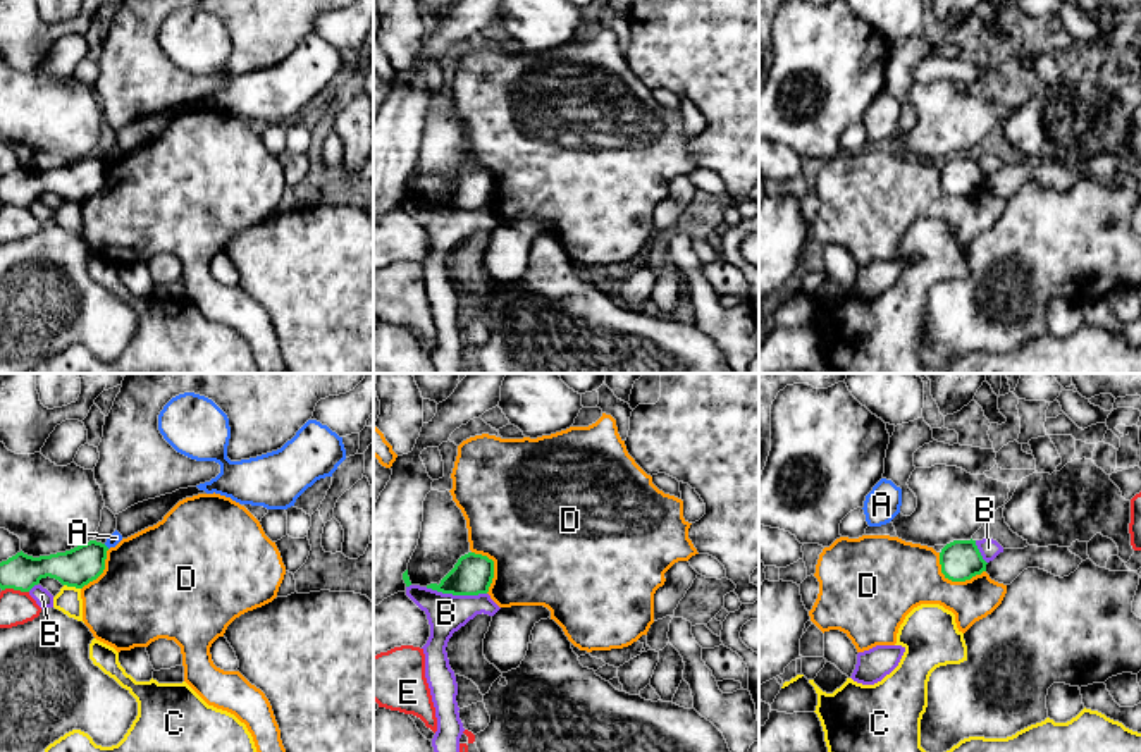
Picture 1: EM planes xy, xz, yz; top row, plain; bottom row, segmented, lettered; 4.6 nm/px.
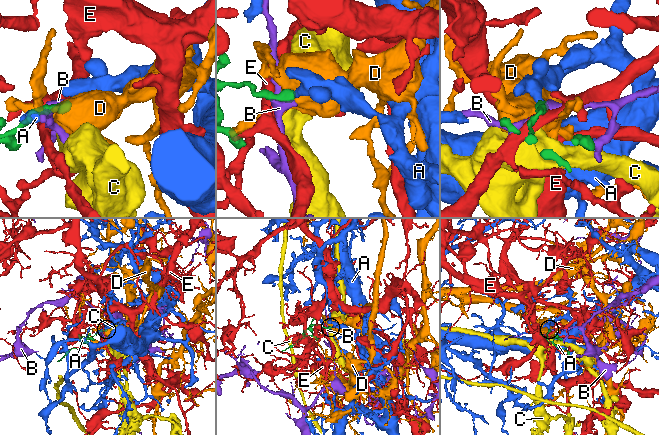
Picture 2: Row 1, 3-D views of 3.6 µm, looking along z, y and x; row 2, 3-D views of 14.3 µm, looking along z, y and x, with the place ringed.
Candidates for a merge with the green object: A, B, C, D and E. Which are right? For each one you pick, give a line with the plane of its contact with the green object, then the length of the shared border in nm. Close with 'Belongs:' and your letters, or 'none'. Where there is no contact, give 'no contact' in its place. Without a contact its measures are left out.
Belongs: none

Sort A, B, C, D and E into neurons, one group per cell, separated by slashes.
A / B / C / D / E

